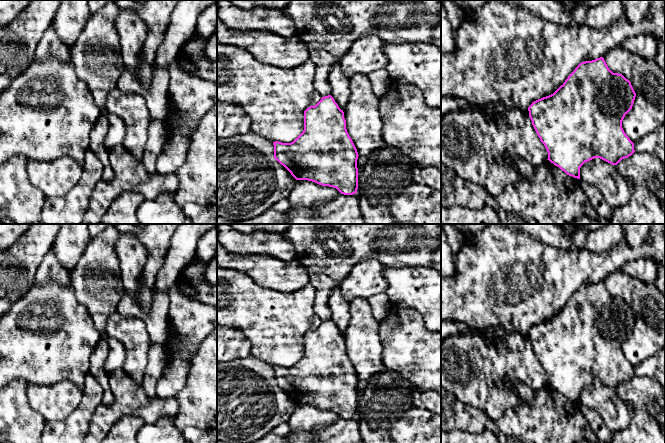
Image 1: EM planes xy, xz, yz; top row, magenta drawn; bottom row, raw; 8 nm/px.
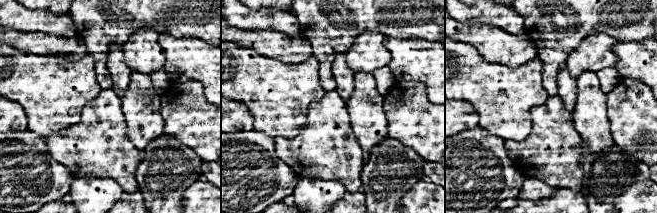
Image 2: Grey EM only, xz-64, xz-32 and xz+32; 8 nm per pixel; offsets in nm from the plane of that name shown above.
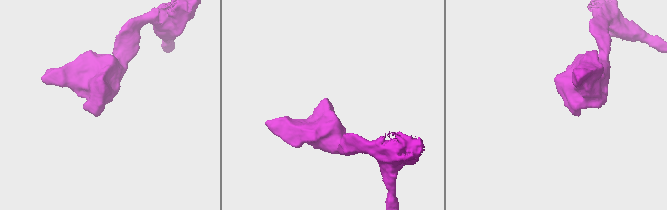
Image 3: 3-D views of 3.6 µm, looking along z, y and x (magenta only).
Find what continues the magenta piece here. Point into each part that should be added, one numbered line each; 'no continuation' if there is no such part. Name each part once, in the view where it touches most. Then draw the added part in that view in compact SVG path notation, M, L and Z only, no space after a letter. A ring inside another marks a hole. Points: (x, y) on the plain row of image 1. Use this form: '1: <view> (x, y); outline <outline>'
no continuation

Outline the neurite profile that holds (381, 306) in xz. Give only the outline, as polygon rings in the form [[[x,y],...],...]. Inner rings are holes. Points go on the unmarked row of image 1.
[[[386,293],[373,295],[368,299],[375,320],[381,322],[392,310],[393,306]]]

